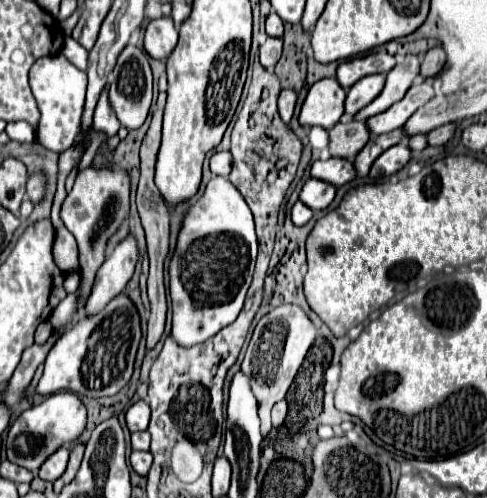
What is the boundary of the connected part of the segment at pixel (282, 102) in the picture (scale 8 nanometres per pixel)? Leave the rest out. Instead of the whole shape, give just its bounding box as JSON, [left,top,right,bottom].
[277,90,297,124]

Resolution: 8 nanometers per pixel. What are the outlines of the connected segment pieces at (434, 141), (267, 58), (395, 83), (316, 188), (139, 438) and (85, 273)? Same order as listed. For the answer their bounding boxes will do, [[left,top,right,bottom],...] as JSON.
[[427,124,455,146],[259,38,283,70],[355,56,421,120],[299,178,335,212],[131,432,151,450],[61,166,131,314]]

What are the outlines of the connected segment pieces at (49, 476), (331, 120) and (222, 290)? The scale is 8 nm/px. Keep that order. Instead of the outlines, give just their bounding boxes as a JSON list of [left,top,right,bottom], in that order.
[[39,446,69,482],[299,78,345,130],[169,176,257,346]]

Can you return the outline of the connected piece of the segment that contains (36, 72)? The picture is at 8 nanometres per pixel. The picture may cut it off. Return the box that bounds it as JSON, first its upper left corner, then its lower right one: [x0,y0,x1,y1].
[29,52,87,152]

